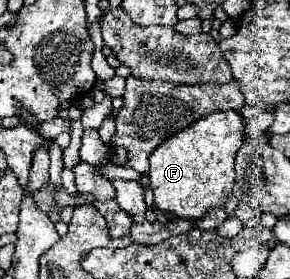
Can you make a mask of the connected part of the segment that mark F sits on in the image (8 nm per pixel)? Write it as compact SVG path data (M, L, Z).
M219 111L201 117L199 121L191 123L191 127L185 127L185 131L179 131L177 135L169 137L161 147L157 147L157 151L153 151L153 155L149 157L151 189L157 207L181 219L201 219L215 207L223 205L235 183L233 165L235 165L235 155L243 143L243 133L245 133L245 119L237 111Z

